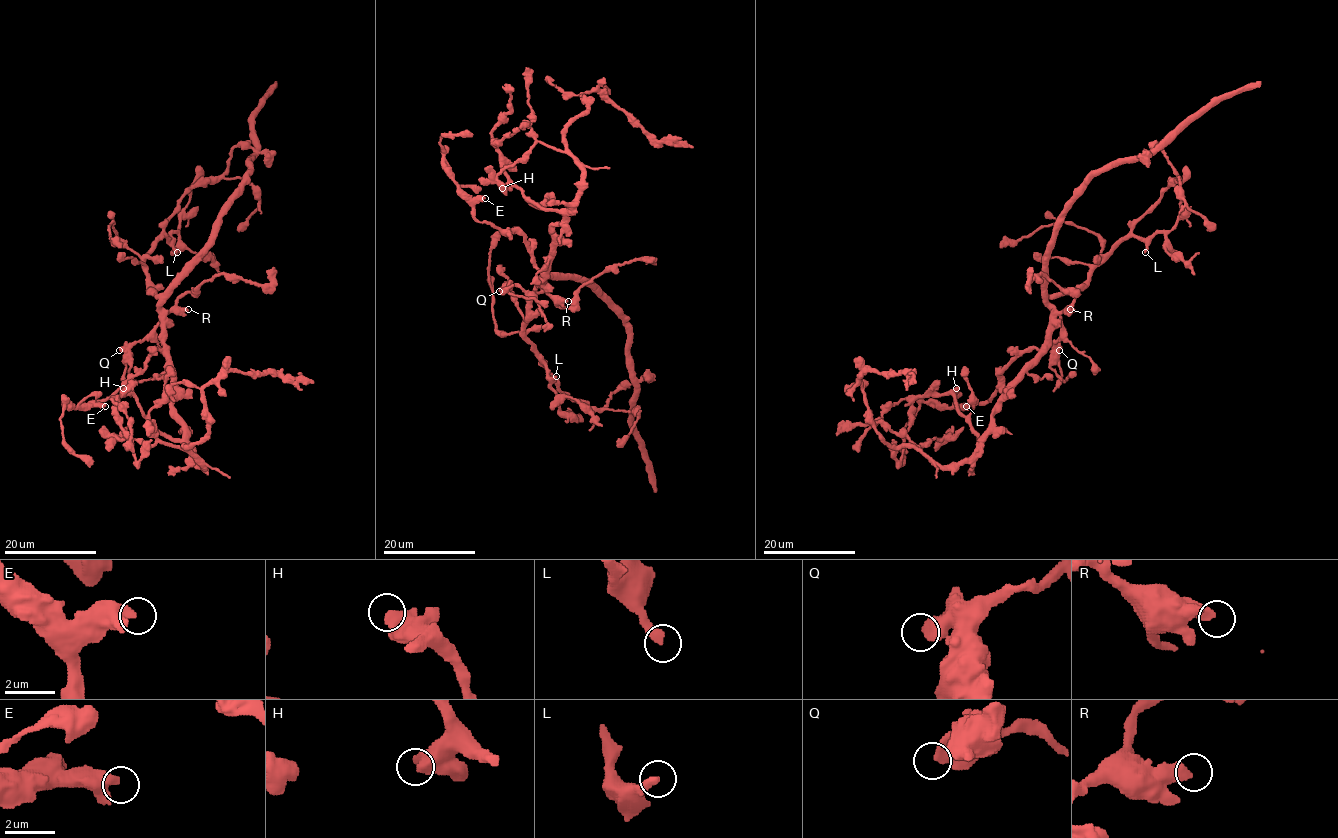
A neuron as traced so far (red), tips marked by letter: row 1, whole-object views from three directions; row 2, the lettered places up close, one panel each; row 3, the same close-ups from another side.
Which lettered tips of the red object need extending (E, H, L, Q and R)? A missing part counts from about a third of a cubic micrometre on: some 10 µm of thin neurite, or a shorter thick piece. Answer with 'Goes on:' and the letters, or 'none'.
Goes on: L

